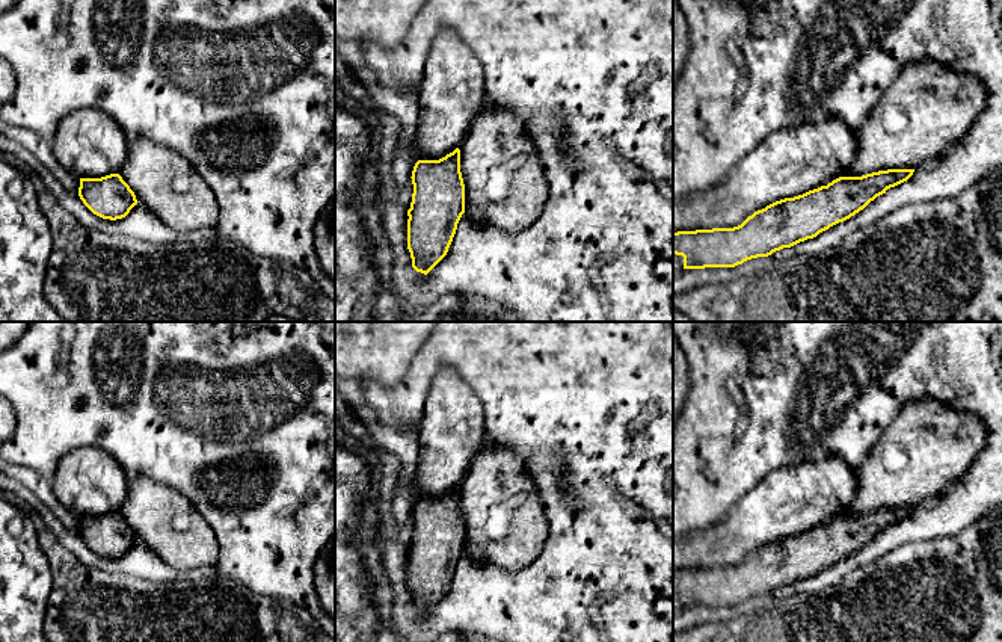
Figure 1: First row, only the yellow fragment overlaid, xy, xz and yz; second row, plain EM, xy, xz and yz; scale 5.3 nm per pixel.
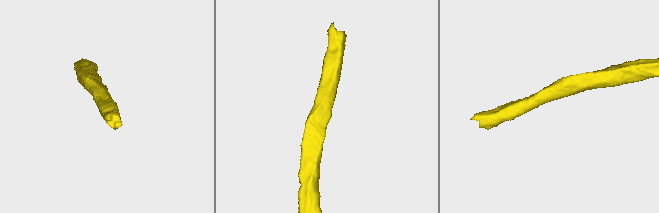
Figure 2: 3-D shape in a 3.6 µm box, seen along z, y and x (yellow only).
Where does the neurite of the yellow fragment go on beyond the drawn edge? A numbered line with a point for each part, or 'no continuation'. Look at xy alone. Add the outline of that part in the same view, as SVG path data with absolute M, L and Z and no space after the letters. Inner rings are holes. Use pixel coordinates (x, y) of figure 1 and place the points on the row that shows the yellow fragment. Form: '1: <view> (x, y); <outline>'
no continuation

